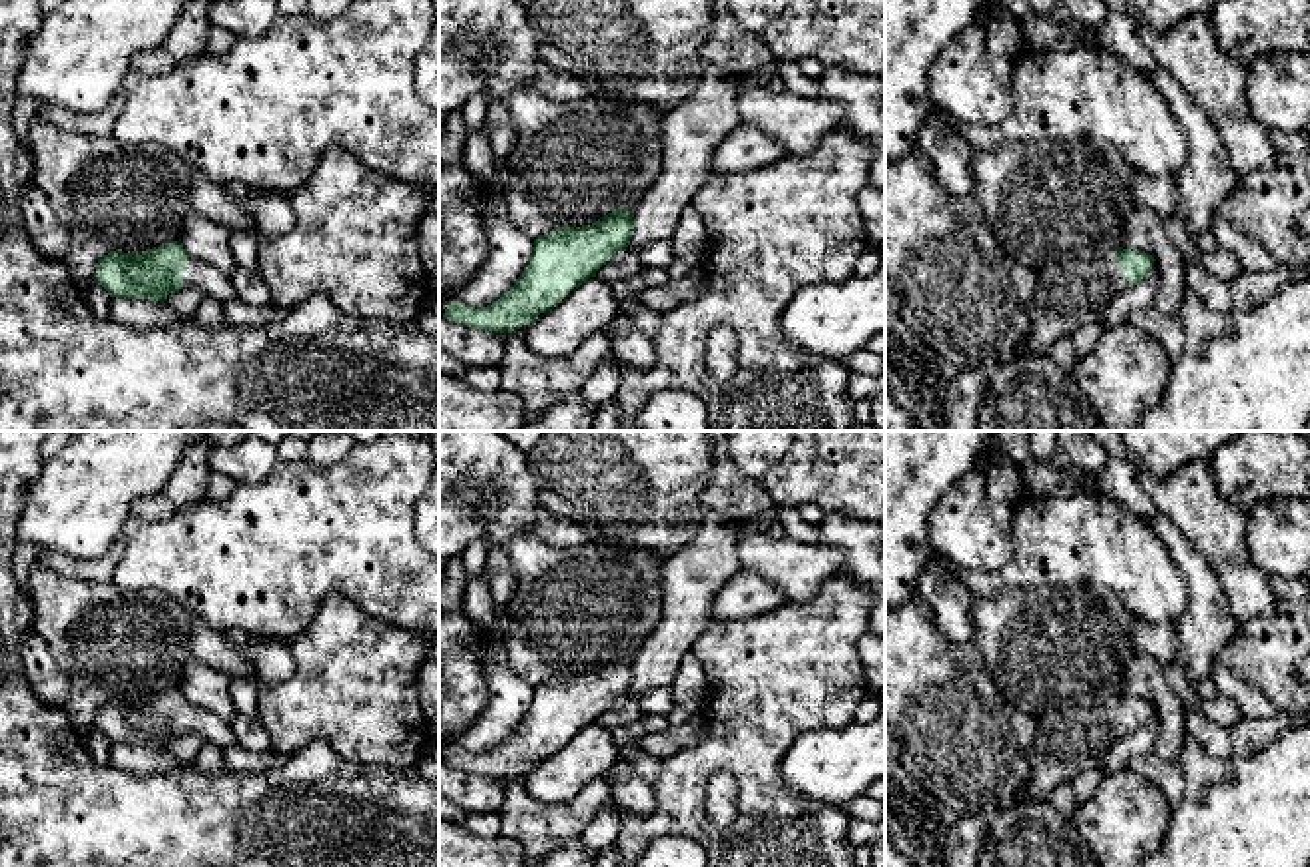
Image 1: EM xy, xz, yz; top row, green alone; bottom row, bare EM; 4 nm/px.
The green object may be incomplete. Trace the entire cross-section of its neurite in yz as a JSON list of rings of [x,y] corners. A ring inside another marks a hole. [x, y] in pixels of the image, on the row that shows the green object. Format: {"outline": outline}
{"outline": [[[1111,247],[1093,257],[1037,269],[1037,291],[1029,307],[1029,335],[1019,357],[1047,355],[1061,337],[1097,321],[1121,289],[1145,279],[1154,257],[1137,249]]]}

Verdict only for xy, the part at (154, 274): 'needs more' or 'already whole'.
needs more

